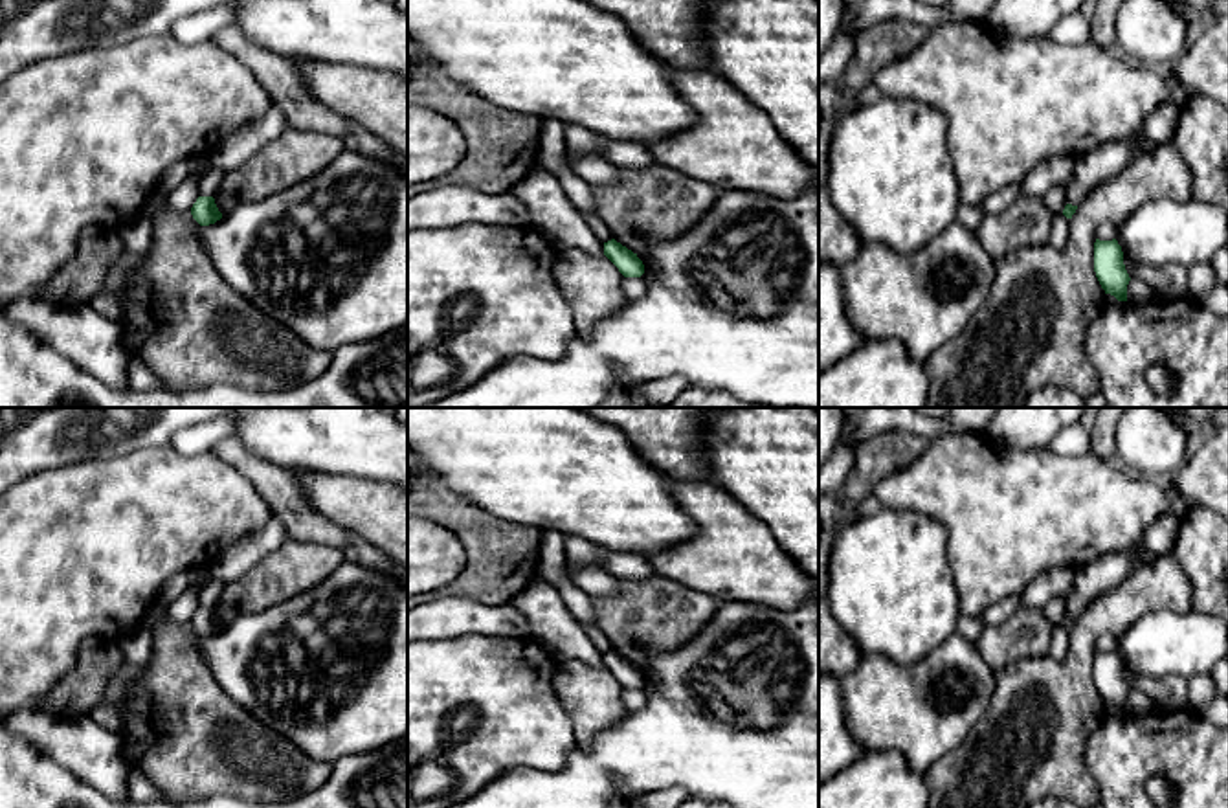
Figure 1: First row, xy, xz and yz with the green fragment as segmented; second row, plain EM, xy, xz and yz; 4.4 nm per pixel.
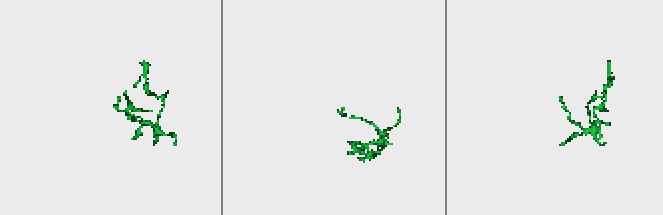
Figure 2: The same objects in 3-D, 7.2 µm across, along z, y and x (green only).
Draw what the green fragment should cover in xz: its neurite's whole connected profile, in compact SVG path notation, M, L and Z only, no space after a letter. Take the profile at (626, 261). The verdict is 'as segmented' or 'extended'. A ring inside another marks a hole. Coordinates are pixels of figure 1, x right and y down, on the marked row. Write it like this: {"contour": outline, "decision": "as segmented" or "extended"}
{"contour": "M615 239L604 242L604 255L619 268L624 277L641 277L644 274L644 264L637 253Z", "decision": "as segmented"}

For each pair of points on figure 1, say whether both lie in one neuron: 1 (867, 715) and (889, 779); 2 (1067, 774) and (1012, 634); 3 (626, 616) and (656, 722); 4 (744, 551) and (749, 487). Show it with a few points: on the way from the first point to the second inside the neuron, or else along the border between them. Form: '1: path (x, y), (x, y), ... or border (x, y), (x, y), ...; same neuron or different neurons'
1: border (867, 751), (898, 751), (918, 774); different neurons
2: border (1047, 652), (1036, 658), (1015, 658), (995, 673); different neurons
3: border (676, 647), (654, 654), (645, 678); different neurons
4: border (713, 485), (731, 494), (755, 515), (777, 542); different neurons

